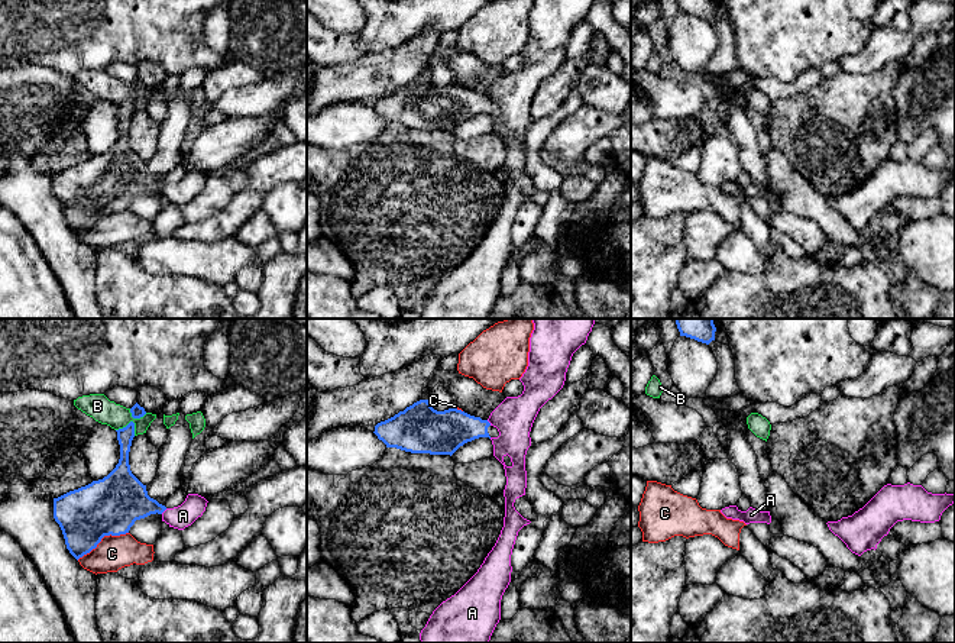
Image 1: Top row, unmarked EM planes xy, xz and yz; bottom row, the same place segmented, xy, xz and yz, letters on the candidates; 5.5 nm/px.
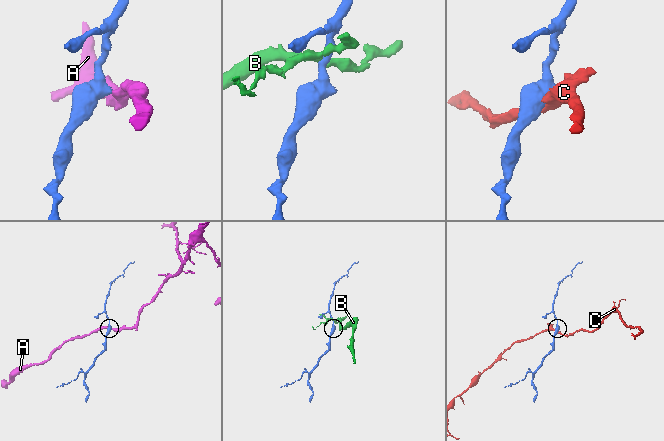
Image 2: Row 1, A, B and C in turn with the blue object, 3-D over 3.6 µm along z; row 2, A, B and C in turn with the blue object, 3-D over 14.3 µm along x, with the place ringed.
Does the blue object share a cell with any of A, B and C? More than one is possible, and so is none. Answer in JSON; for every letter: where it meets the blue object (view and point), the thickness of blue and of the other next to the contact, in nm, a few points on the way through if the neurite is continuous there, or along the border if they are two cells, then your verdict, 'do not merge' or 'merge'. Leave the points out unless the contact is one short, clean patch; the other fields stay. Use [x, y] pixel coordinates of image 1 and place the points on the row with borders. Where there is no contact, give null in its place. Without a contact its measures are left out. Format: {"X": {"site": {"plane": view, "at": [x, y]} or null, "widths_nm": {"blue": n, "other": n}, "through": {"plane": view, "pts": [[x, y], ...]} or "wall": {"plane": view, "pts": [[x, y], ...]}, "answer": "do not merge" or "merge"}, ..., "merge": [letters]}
{"A": {"site": {"plane": "xy", "at": [164, 510]}, "widths_nm": {"blue": 300, "other": 130}, "wall": {"plane": "xy", "pts": [[167, 509], [161, 513]]}, "answer": "do not merge"}, "B": {"site": {"plane": "xy", "at": [130, 422]}, "widths_nm": {"blue": 90, "other": 140}, "wall": {"plane": "xy", "pts": [[146, 413], [116, 430]]}, "answer": "do not merge"}, "C": {"site": {"plane": "xy", "at": [102, 538]}, "widths_nm": {"blue": 320, "other": 190}, "answer": "do not merge"}, "merge": []}

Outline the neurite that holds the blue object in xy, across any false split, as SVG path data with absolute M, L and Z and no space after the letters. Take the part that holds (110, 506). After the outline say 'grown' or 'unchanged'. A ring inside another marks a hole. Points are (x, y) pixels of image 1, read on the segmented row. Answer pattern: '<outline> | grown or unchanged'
M135 423L116 432L120 445L116 468L103 479L54 498L54 518L77 560L96 549L104 536L126 534L136 520L166 510L148 495L146 485L130 471Z | unchanged

